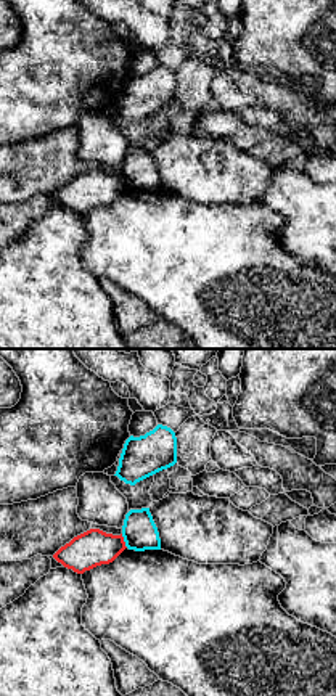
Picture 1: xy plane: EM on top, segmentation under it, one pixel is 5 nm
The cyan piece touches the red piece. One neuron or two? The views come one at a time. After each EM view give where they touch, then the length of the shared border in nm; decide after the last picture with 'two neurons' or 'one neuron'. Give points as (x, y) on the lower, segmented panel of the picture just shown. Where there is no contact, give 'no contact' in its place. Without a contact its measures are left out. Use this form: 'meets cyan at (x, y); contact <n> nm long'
meets cyan at (124, 540); contact 80 nm long

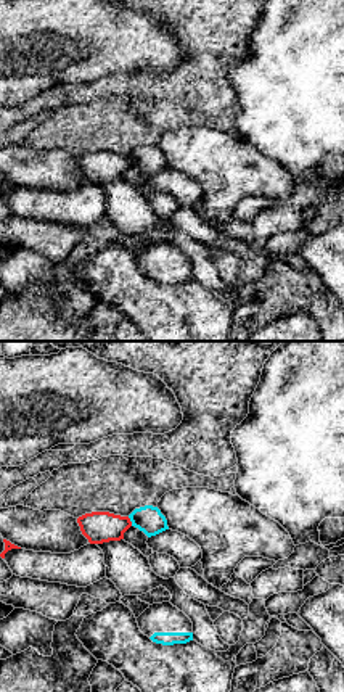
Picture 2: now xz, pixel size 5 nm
meets cyan at (131, 520); contact 50 nm long

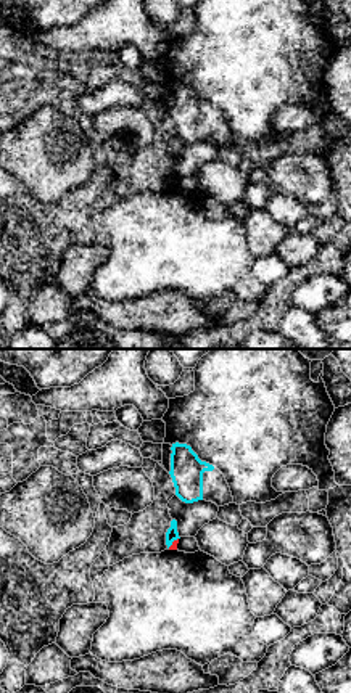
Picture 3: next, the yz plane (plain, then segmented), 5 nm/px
meets cyan at (173, 541); contact 80 nm long

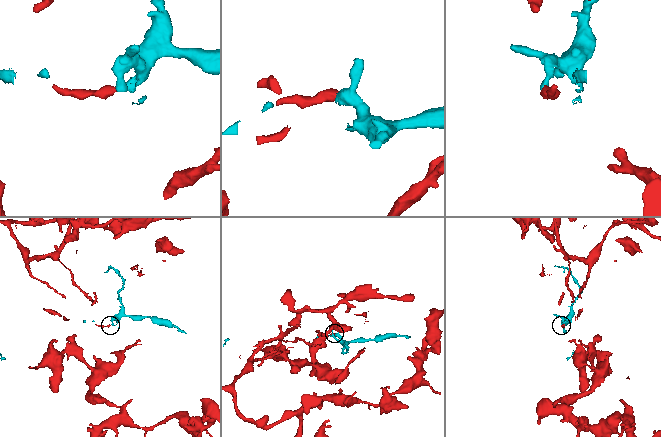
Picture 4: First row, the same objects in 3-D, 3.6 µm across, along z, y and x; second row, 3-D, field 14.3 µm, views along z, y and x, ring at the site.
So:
two neurons

